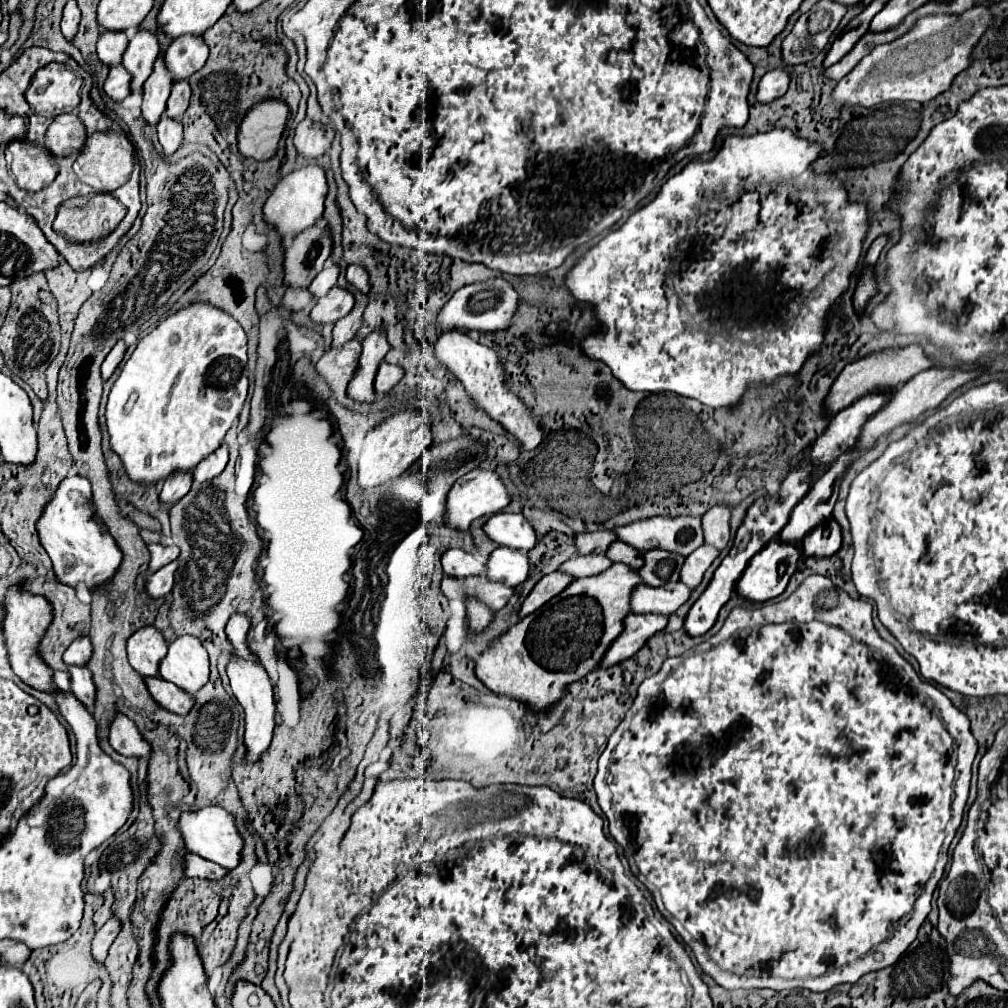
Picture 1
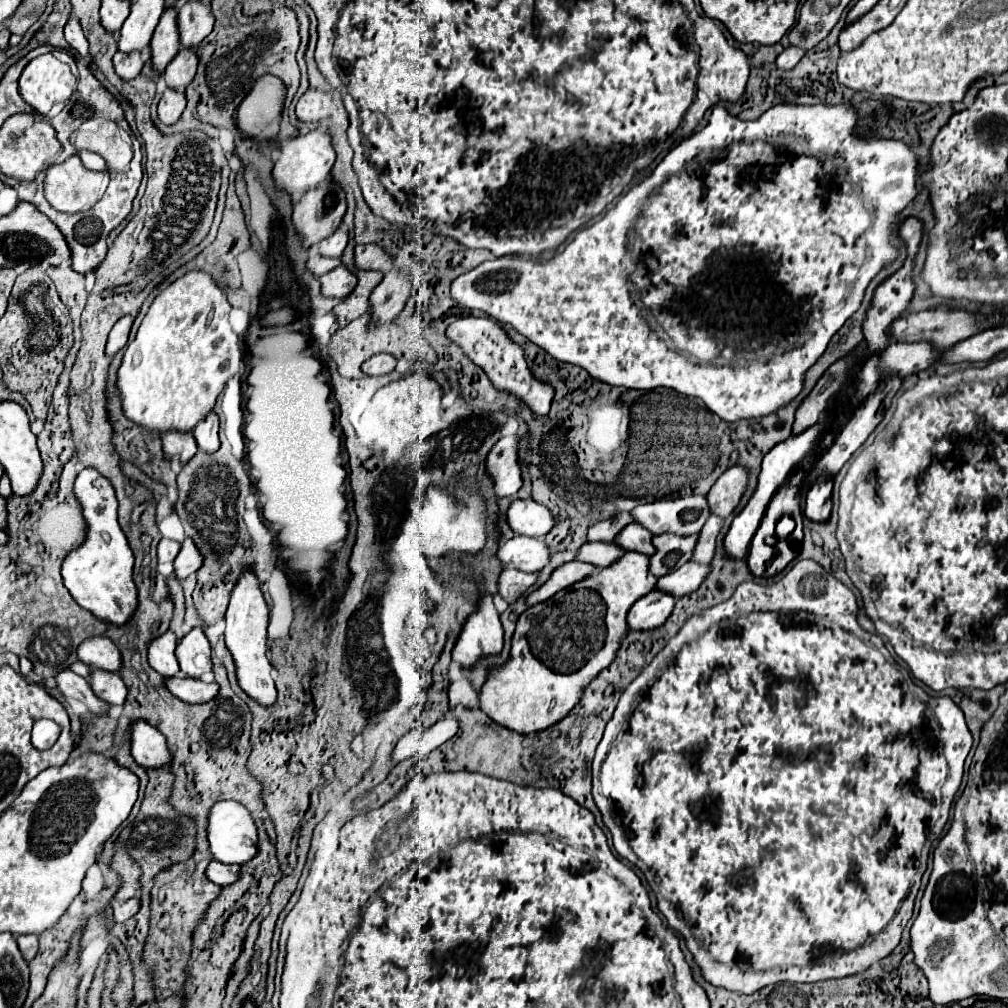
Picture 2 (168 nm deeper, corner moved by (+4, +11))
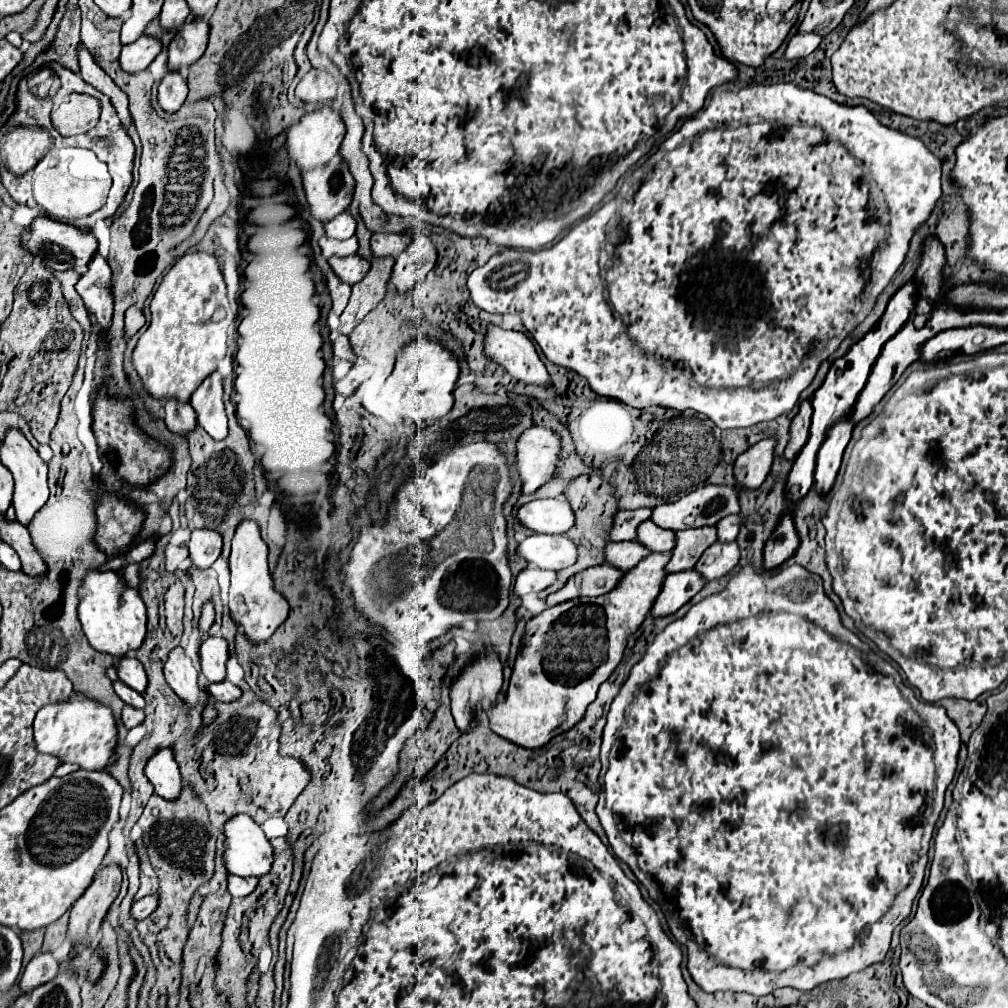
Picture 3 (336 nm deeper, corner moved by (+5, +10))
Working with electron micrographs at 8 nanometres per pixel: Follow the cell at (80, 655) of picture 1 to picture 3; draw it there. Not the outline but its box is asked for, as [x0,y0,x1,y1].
[116,656,148,694]

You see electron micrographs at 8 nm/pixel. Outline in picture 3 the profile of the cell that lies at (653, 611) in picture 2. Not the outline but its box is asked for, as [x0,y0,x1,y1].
[652,568,706,616]

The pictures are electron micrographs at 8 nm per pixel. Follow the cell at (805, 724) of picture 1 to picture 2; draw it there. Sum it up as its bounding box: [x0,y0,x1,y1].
[591,561,973,993]

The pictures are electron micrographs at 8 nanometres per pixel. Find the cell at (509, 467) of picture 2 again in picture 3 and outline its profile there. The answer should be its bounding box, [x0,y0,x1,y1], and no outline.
[518,426,562,494]

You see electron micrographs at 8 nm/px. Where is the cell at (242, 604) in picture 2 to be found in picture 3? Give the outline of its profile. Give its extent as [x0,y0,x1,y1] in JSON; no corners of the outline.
[230,520,290,642]

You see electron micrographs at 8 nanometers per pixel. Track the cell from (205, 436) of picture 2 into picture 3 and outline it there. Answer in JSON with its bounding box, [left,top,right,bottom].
[190,370,228,440]

